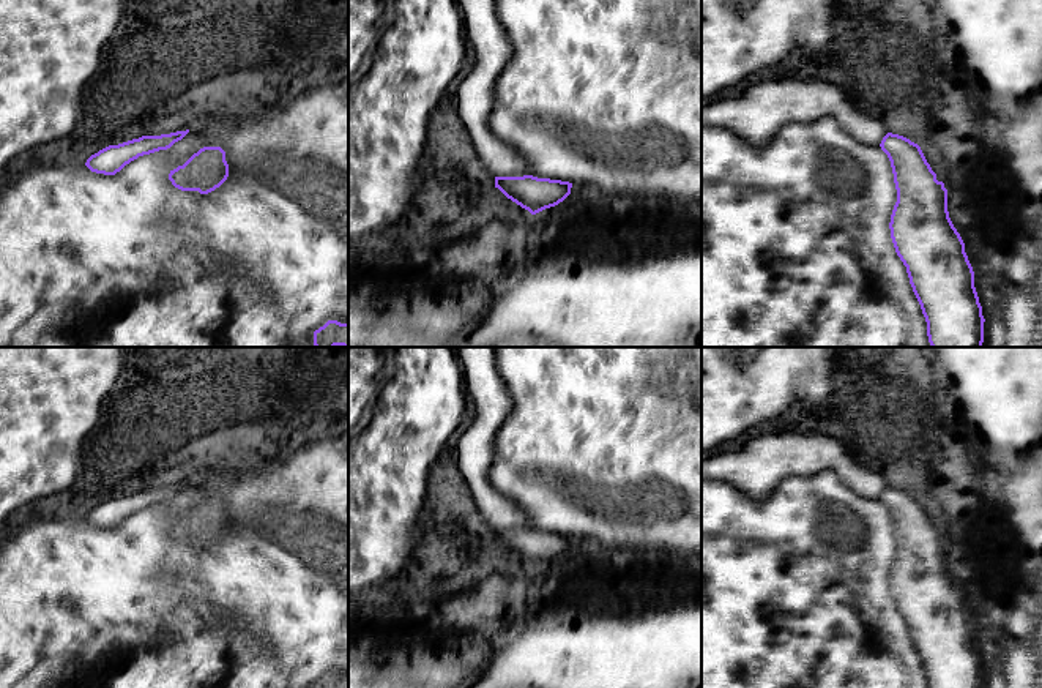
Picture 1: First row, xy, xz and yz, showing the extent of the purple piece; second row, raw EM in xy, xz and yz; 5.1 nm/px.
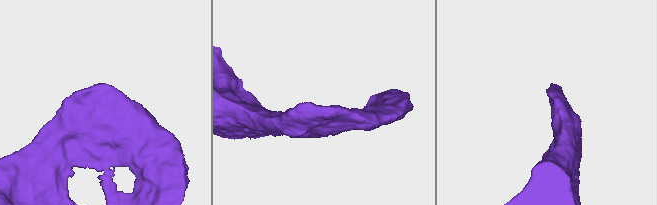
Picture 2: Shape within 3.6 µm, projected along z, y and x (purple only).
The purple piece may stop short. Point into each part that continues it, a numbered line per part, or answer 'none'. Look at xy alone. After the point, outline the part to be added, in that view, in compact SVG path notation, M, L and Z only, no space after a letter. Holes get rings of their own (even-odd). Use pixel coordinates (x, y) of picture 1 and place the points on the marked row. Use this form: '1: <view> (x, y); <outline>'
none

